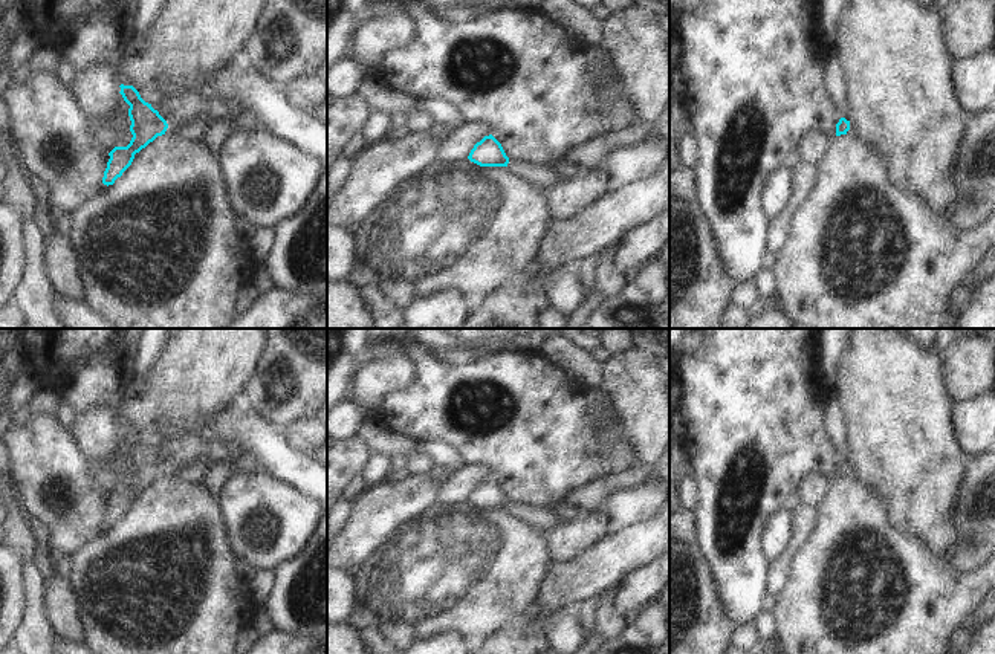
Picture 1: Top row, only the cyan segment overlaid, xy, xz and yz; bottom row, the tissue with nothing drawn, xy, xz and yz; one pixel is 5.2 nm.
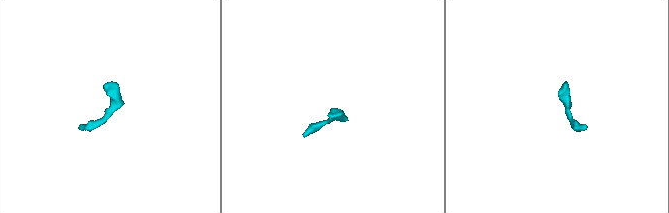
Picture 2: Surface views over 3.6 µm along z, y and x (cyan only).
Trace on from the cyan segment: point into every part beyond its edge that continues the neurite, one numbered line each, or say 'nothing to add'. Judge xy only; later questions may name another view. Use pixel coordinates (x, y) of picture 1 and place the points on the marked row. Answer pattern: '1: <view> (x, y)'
1: xy (190, 106)

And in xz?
1: xz (540, 174)

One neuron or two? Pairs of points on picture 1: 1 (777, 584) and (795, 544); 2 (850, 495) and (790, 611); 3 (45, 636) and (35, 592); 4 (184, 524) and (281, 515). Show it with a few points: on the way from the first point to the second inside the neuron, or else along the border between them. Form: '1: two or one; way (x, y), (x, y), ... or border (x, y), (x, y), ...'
1: one; way (777, 575), (789, 553)
2: one; way (847, 524), (826, 549), (816, 582)
3: one; way (35, 625), (35, 602)
4: two; border (217, 500), (225, 523), (225, 540), (233, 555)

